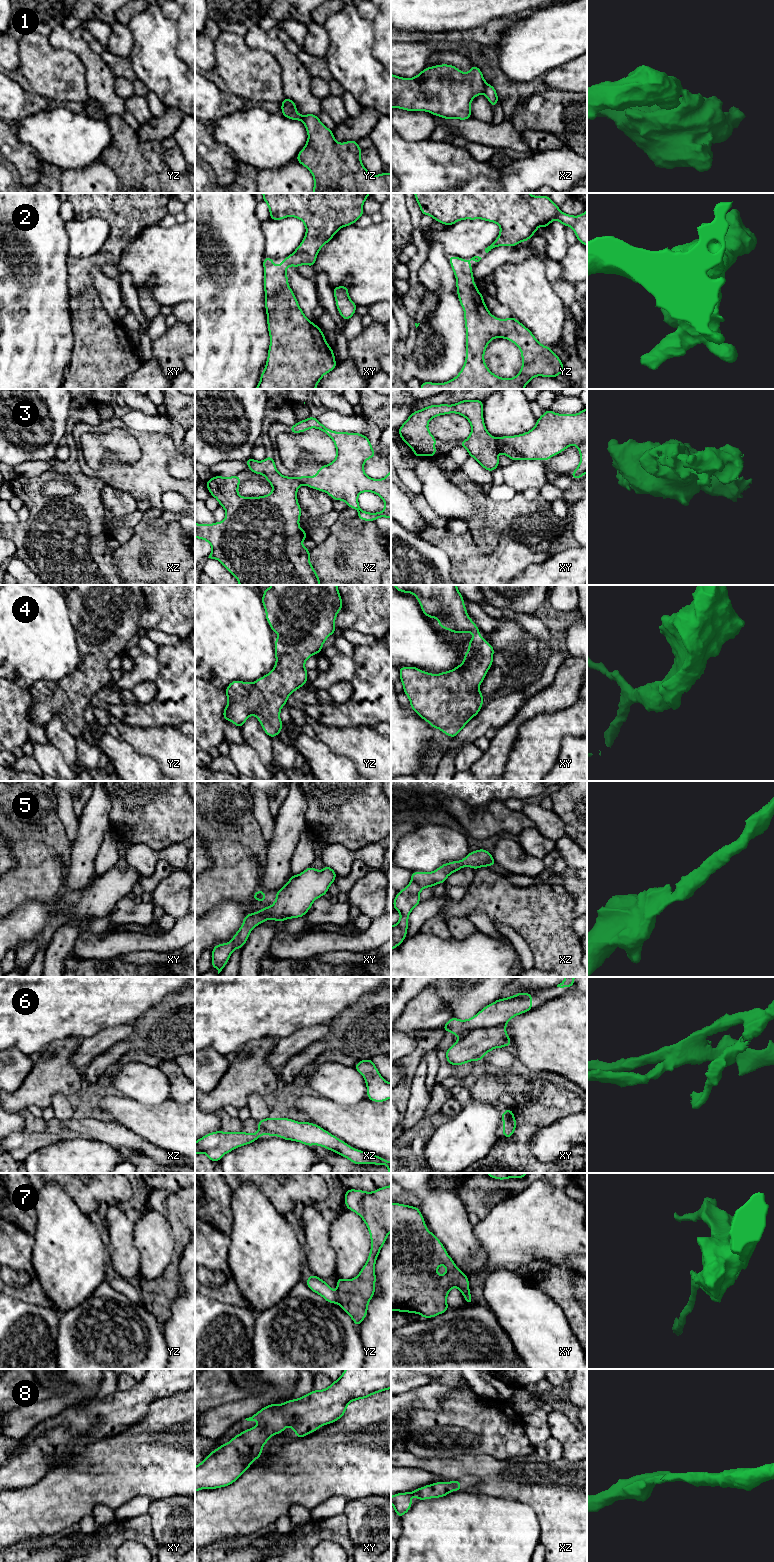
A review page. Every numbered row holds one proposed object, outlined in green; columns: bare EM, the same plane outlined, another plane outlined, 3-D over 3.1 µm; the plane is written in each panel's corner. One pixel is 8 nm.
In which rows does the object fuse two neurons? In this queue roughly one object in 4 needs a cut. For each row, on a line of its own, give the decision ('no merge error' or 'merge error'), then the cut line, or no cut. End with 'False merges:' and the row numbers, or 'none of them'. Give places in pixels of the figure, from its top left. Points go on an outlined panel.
1: merge error | xz (487, 84), (482, 93)
2: no merge error | no cut
3: merge error | xy (495, 438), (499, 452)
4: no merge error | no cut
5: no merge error | no cut
6: no merge error | no cut
7: merge error | yz (335, 1292), (339, 1303)
8: no merge error | no cut
False merges: 1, 3, 7

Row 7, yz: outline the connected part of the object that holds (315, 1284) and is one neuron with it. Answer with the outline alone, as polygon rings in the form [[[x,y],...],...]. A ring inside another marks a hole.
[[[309,1275],[306,1285],[311,1291],[322,1296],[327,1302],[339,1304],[337,1293],[328,1284],[326,1284],[323,1279],[320,1279],[315,1275]]]

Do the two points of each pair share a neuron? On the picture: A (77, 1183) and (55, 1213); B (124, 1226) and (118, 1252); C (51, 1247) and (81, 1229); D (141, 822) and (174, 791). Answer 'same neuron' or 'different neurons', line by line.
A: different neurons
B: same neuron
C: same neuron
D: same neuron

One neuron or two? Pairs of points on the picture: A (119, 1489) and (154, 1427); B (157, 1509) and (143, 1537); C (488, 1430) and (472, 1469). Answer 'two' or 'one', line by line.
A: one
B: two
C: two

